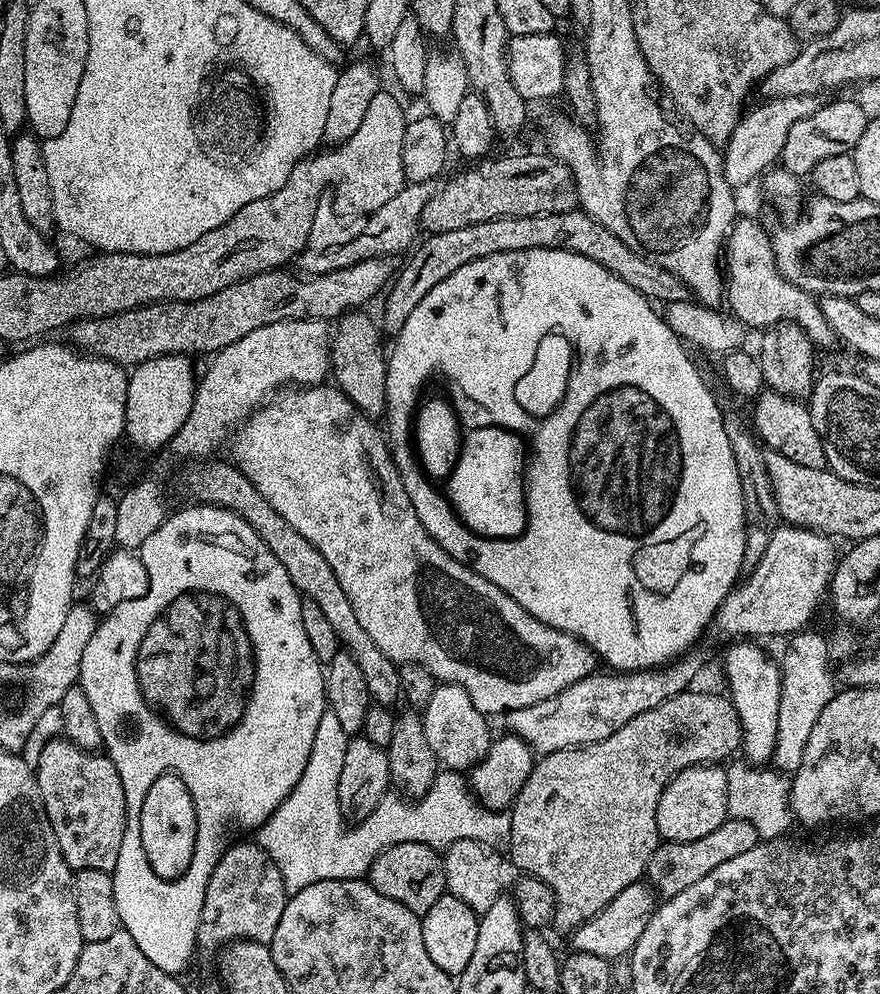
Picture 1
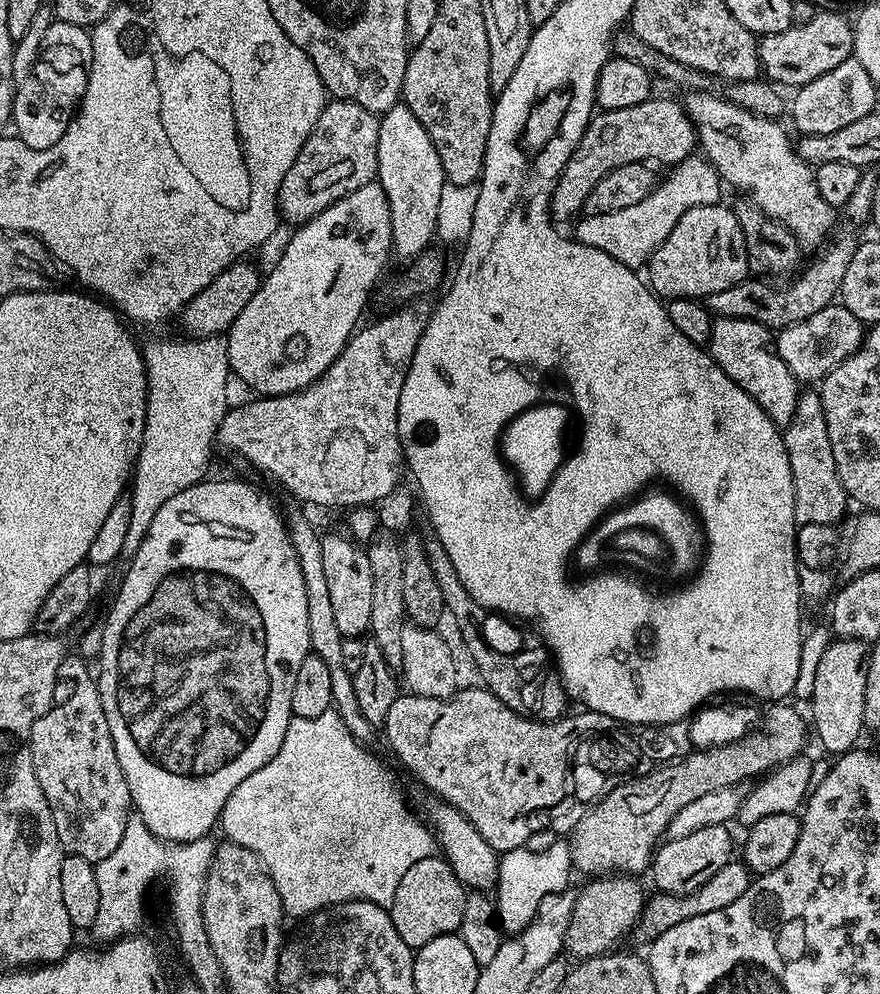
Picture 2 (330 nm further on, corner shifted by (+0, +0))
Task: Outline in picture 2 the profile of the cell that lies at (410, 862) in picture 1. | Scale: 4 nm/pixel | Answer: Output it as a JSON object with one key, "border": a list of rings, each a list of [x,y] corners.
{"border":[[[433,854],[414,862],[414,866],[406,870],[402,882],[398,882],[398,890],[394,890],[390,915],[398,938],[415,950],[439,936],[459,933],[465,899],[466,889],[447,860]]]}

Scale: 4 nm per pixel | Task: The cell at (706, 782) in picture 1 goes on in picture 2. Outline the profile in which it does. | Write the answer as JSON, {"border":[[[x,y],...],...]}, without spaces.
{"border":[[[724,824],[702,826],[702,830],[694,830],[694,834],[686,834],[686,838],[665,839],[655,849],[650,860],[652,880],[660,887],[657,889],[670,896],[690,897],[704,883],[710,882],[710,878],[714,878],[714,874],[717,874],[722,866],[726,866],[734,856],[732,836],[726,829]]]}

